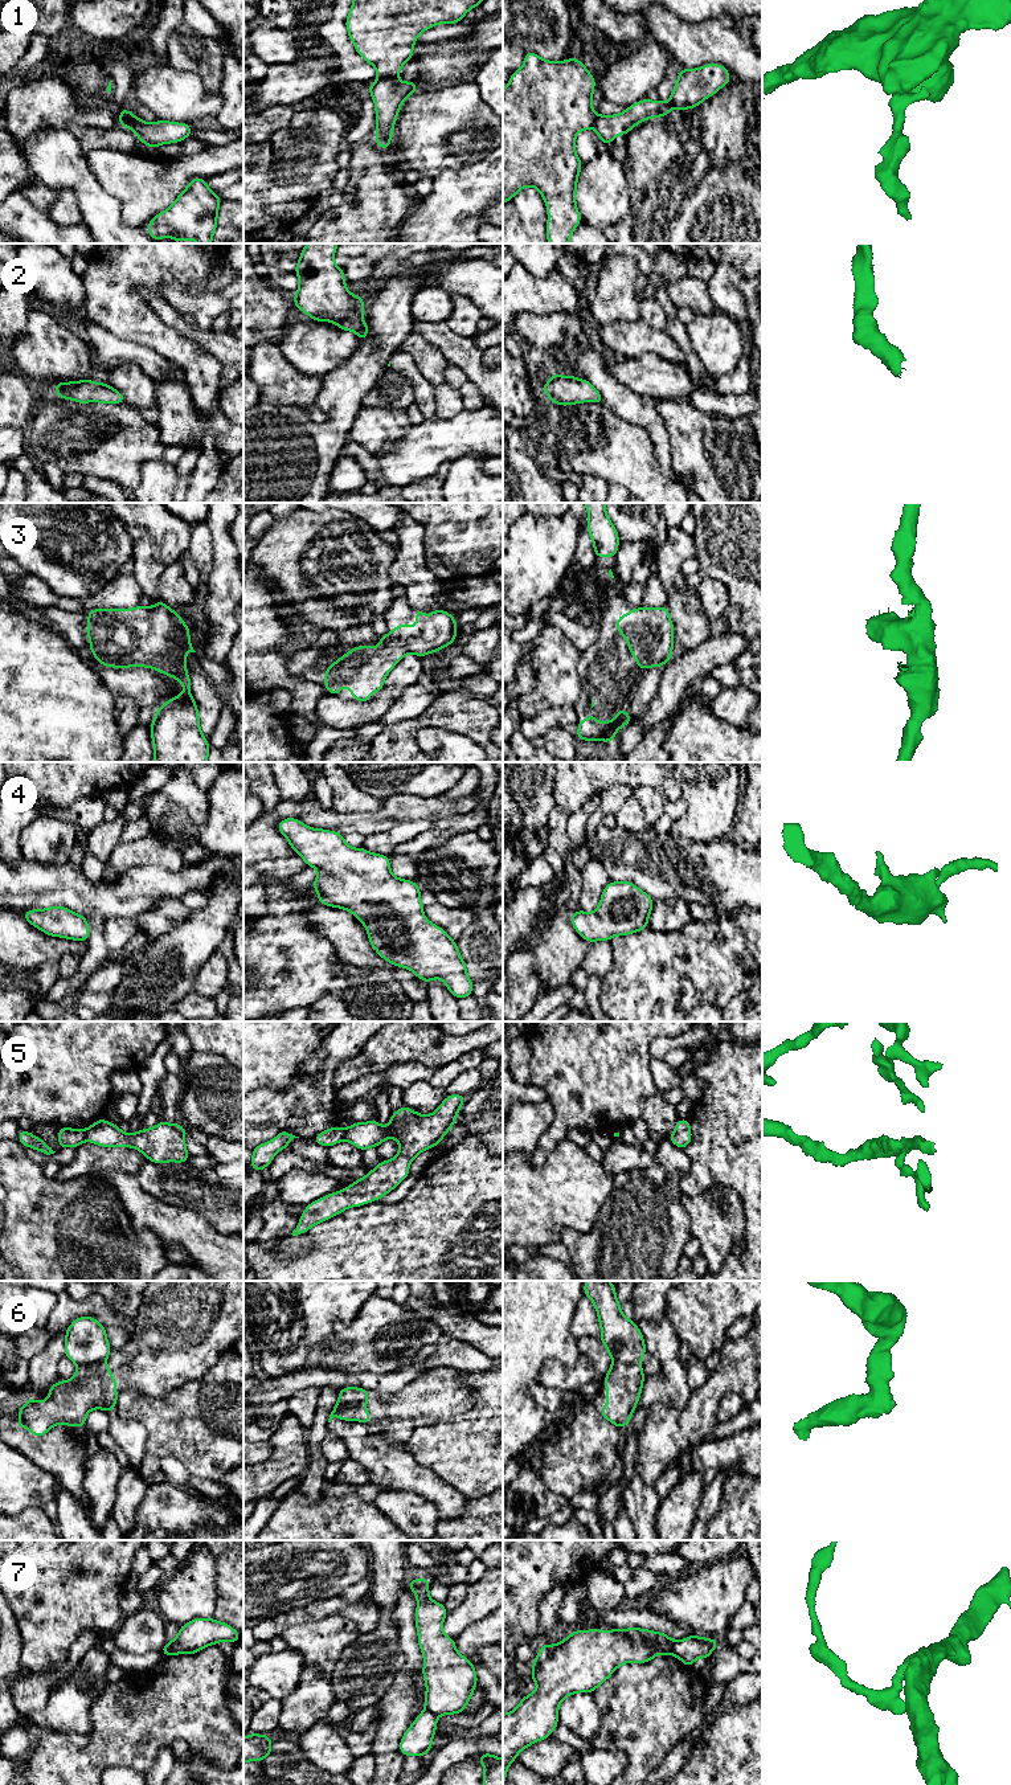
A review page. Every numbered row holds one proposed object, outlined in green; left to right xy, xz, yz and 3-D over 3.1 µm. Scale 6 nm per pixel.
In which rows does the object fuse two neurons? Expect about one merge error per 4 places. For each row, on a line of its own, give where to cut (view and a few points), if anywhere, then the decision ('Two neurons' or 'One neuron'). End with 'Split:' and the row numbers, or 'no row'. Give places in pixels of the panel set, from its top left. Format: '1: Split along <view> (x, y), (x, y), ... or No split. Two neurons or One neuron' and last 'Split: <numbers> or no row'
1: Split along xz (396, 74), (388, 78), (379, 78). Two neurons
2: No split. One neuron
3: No split. One neuron
4: No split. One neuron
5: Split along xz (346, 1129), (343, 1139). Two neurons
6: Split along xy (105, 1359), (77, 1366). Two neurons
7: Split along xz (425, 1708), (437, 1716). Two neurons
Split: 1, 5, 6, 7

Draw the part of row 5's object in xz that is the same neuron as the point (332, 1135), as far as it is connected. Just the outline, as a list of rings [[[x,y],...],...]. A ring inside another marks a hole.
[[[332,1126],[328,1130],[319,1133],[312,1138],[314,1142],[330,1147],[344,1141],[345,1129]]]

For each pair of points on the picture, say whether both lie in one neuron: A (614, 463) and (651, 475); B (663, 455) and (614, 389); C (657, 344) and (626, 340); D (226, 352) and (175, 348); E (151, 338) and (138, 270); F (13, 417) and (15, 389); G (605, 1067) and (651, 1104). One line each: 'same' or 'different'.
A: same
B: same
C: same
D: different
E: same
F: same
G: same

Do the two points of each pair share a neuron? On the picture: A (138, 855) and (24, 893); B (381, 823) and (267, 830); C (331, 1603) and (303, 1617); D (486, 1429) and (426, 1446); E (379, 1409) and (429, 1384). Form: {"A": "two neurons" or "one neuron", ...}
{"A": "two neurons", "B": "one neuron", "C": "one neuron", "D": "one neuron", "E": "one neuron"}

